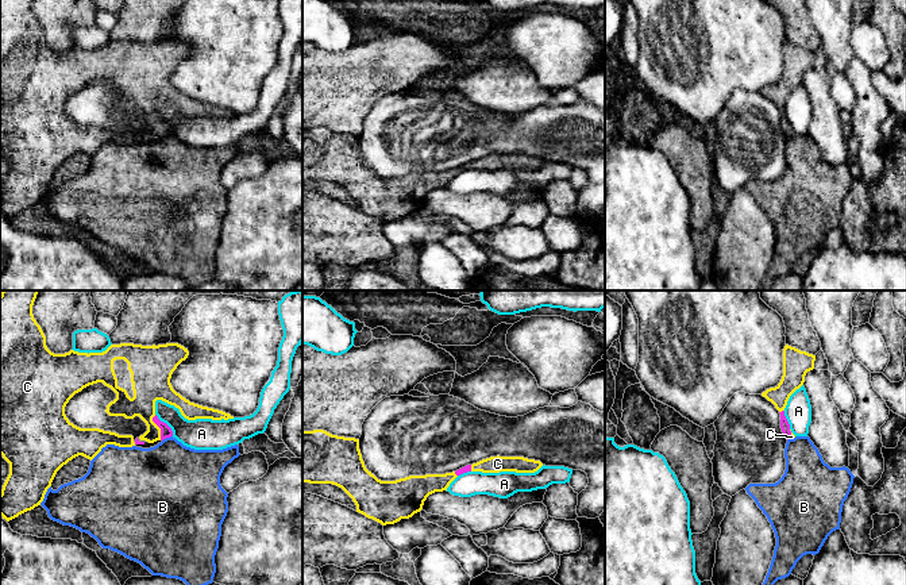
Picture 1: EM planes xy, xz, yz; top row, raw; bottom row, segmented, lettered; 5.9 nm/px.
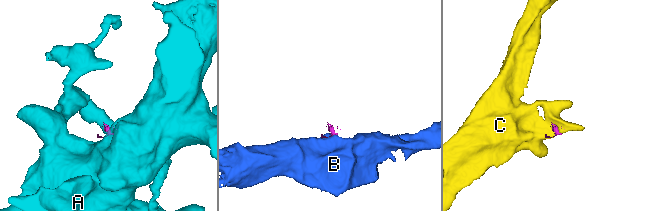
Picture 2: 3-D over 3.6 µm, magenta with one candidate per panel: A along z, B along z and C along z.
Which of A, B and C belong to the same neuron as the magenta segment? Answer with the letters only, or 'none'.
C

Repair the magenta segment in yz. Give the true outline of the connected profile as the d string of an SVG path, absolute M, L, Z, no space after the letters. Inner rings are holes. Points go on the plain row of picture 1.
M786 42L783 46L782 77L775 85L770 85L762 91L779 108L780 126L787 138L794 136L795 132L790 127L784 105L790 93L803 82L806 70L814 66L814 58L816 53Z

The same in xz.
M324 127L302 128L302 180L342 185L355 200L356 209L382 223L412 215L423 207L429 192L447 188L463 170L535 170L541 163L540 158L524 154L497 153L452 170L381 178L366 166L359 136L332 132Z

